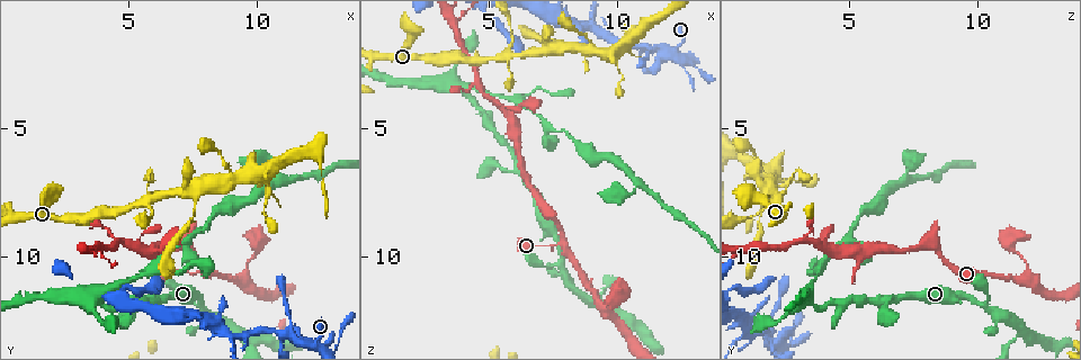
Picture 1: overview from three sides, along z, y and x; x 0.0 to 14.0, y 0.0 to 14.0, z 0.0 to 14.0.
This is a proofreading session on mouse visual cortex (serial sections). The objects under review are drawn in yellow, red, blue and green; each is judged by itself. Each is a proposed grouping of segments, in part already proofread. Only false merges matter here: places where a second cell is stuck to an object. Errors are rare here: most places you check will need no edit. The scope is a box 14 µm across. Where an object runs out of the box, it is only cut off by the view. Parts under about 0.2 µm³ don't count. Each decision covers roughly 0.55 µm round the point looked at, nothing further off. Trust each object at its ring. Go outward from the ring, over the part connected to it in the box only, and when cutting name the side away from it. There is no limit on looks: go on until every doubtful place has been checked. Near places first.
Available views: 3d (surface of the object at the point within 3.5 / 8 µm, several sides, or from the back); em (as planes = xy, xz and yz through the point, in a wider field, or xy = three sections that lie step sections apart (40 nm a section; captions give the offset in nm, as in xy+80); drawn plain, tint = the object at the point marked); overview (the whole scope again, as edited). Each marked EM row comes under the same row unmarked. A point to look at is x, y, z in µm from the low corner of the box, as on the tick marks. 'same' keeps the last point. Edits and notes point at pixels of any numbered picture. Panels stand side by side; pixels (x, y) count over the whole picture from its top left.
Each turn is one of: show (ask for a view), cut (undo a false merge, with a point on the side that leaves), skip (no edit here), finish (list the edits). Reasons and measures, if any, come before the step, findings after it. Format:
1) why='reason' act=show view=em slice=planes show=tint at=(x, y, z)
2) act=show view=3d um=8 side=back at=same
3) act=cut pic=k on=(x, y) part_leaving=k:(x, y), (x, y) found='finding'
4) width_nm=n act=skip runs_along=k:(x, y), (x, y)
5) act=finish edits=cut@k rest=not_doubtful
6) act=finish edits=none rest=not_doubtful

act=show view=3d um=8 side=back at=(5.6, 7.8, 2.1)

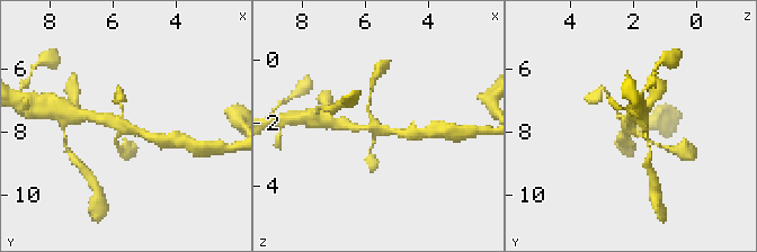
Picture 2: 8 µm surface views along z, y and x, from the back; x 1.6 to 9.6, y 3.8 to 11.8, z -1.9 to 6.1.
why='closer look' act=show view=3d um=3.5 at=(5.6, 7.8, 2.1)

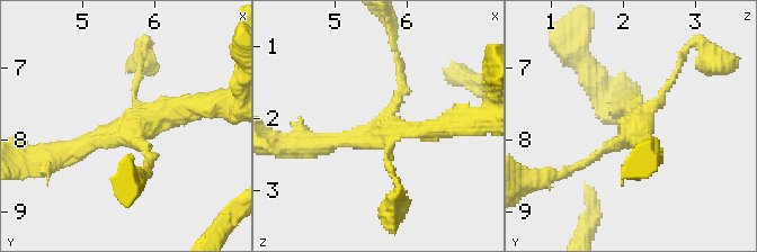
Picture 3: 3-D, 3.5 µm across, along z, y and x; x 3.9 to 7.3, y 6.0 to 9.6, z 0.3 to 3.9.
why='need the tissue' act=show view=em slice=xy step=5 show=tint at=(5.65, 7.90, 2.10)

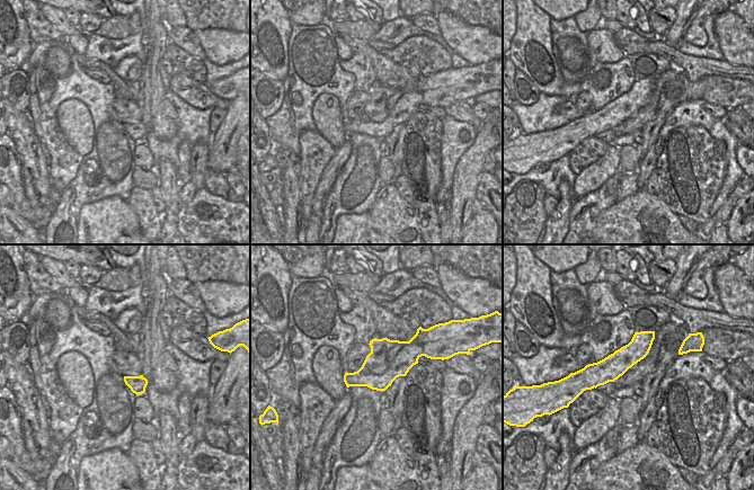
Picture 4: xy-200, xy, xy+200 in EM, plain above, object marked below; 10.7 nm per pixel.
width_nm=420 act=skip runs_along=4:(652, 333), (609, 370), (584, 376) found='all the same cell'

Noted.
act=show view=3d um=3.5 at=(3.7, 9.8, 1.0)

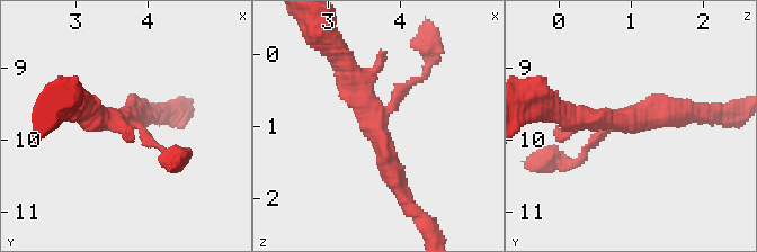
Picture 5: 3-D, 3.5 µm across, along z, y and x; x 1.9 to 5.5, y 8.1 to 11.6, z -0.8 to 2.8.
act=skip runs_along=5:(397, 185), (341, 61) found='all the same cell'

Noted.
why='side arm on a straight run' act=show view=3d um=3.5 at=(11.1, 13.0, 1.8)

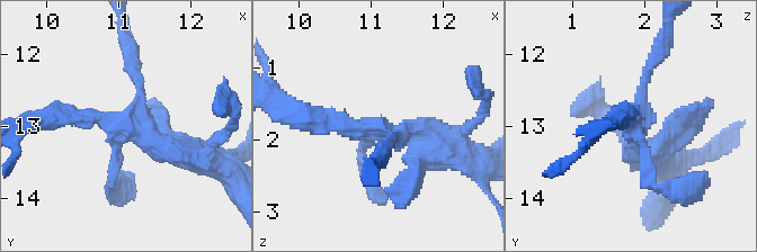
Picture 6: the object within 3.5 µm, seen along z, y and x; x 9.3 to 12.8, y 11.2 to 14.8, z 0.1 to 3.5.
why='now the EM' act=show view=em slice=xy step=1 show=tint at=(11.05, 13.00, 1.85)

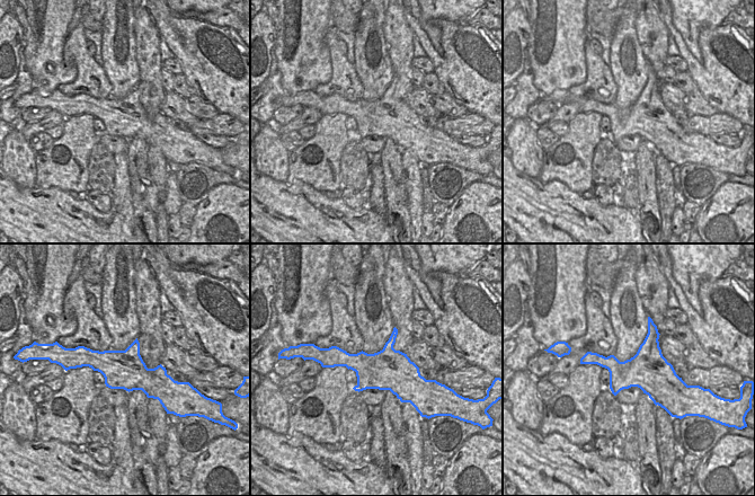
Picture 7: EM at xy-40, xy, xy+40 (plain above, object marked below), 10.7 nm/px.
act=skip runs_along=7:(76, 363), (107, 362), (170, 384) found='one cell here'

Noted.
why='three arms meet' act=show view=3d um=8 at=(9.0, 13.1, 1.2)

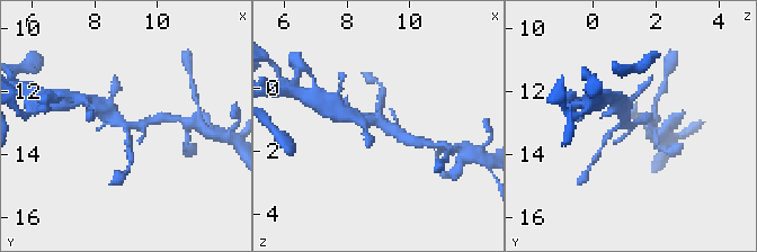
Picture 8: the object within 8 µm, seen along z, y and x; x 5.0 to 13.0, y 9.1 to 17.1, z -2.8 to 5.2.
act=show view=3d um=3.5 at=(9.0, 13.0, 1.0)

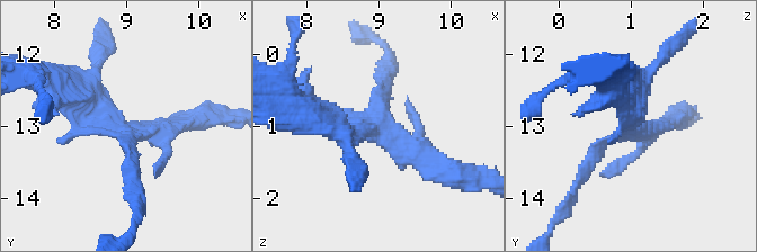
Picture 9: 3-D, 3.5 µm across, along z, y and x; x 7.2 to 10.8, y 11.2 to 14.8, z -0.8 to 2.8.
act=skip runs_along=9:(444, 170), (322, 118) found='one cell here'

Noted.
act=finish edits=none rest=not_doubtful

